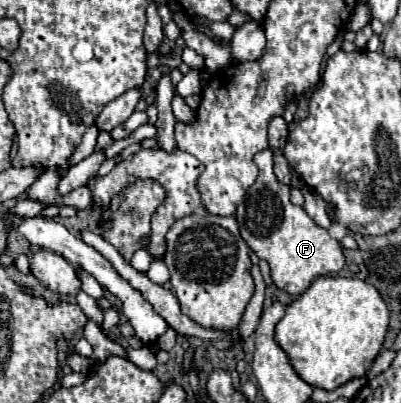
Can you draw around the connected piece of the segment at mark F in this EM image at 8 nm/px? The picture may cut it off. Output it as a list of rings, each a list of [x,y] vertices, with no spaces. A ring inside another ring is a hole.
[[[272,152],[270,162],[256,162],[256,166],[260,170],[258,180],[248,188],[244,202],[238,206],[236,222],[250,250],[270,264],[272,282],[280,290],[298,296],[314,278],[340,272],[344,266],[344,254],[338,240],[330,238],[330,234],[320,228],[304,208],[290,202],[290,188],[278,184],[278,178],[272,172]]]

